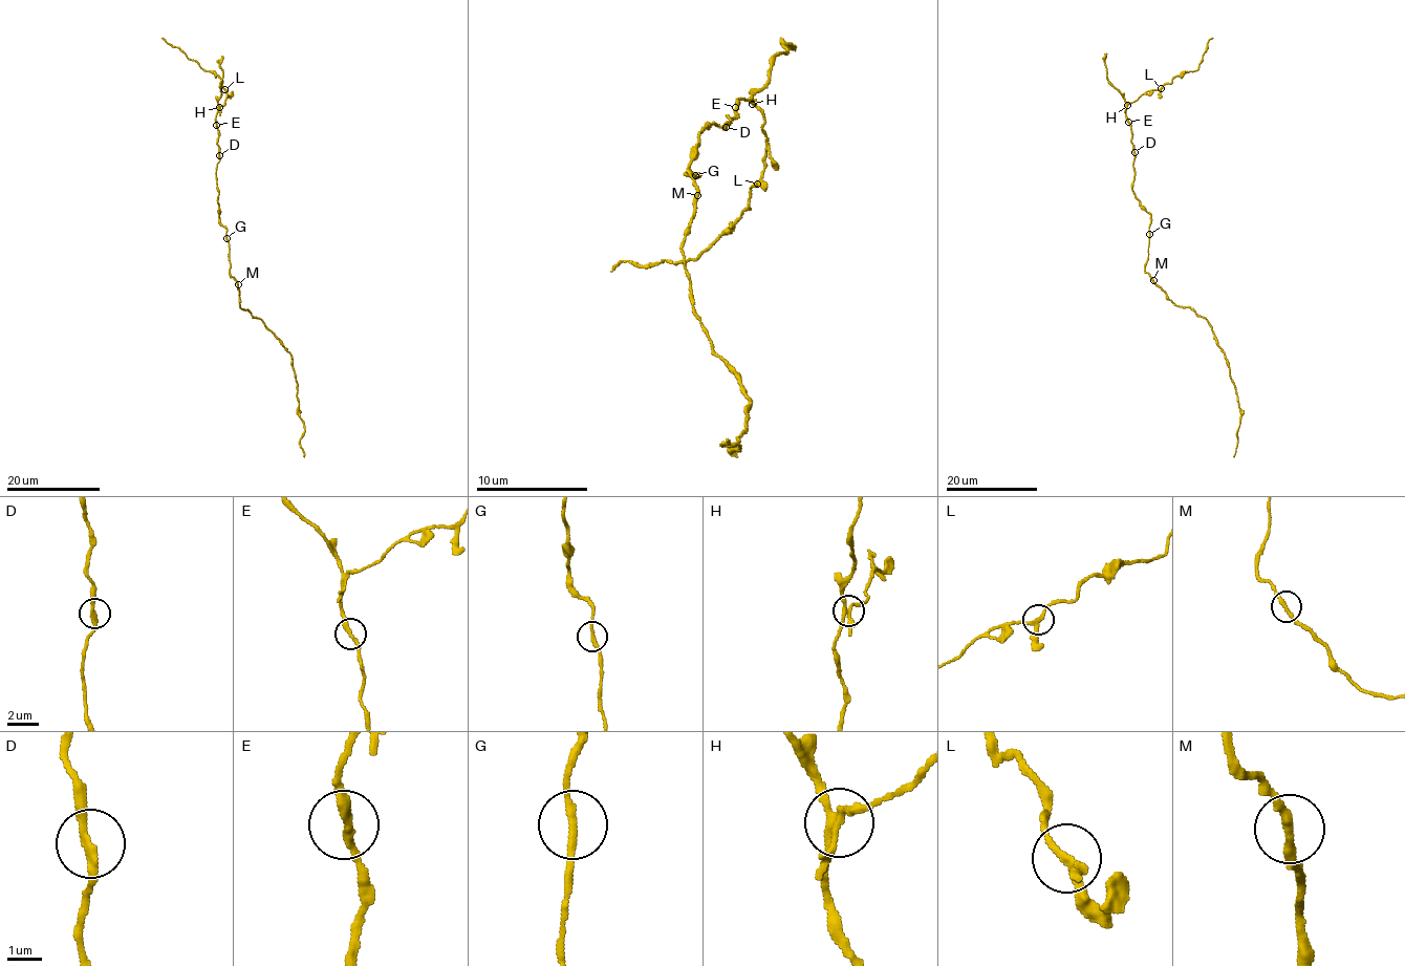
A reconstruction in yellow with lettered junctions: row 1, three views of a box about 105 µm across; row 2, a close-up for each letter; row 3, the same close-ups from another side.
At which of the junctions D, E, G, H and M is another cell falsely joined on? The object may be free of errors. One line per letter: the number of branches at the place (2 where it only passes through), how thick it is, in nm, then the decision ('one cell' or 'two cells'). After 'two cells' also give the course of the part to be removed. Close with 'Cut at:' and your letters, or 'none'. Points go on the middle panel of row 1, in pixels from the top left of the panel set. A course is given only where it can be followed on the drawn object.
D: 2 branches meet; 240 nm thick; one cell
E: 2 branches meet; 280 nm thick; one cell
G: 2 branches meet; 200 nm thick; one cell
H: 4 branches meet; 220 nm thick; two cells; foreign part runs (752, 105), (763, 115), (764, 172), (738, 217), (695, 258), (647, 266), (623, 260), (611, 271)
M: 2 branches meet; 240 nm thick; one cell
Cut at: H

